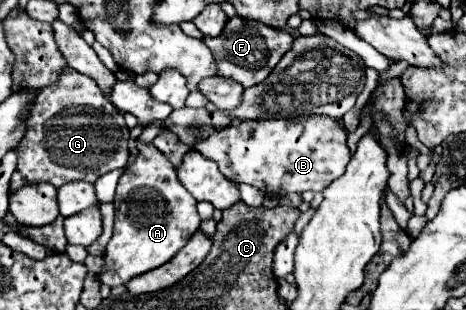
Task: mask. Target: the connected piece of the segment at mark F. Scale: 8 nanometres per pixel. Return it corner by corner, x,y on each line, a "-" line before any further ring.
235,16
235,18
229,18
227,26
223,28
223,34
215,38
205,36
203,42
209,46
209,50
217,60
217,74
225,78
233,78
243,88
249,88
263,82
269,76
269,72
279,62
279,58
291,48
293,36
285,30
277,30
255,20

